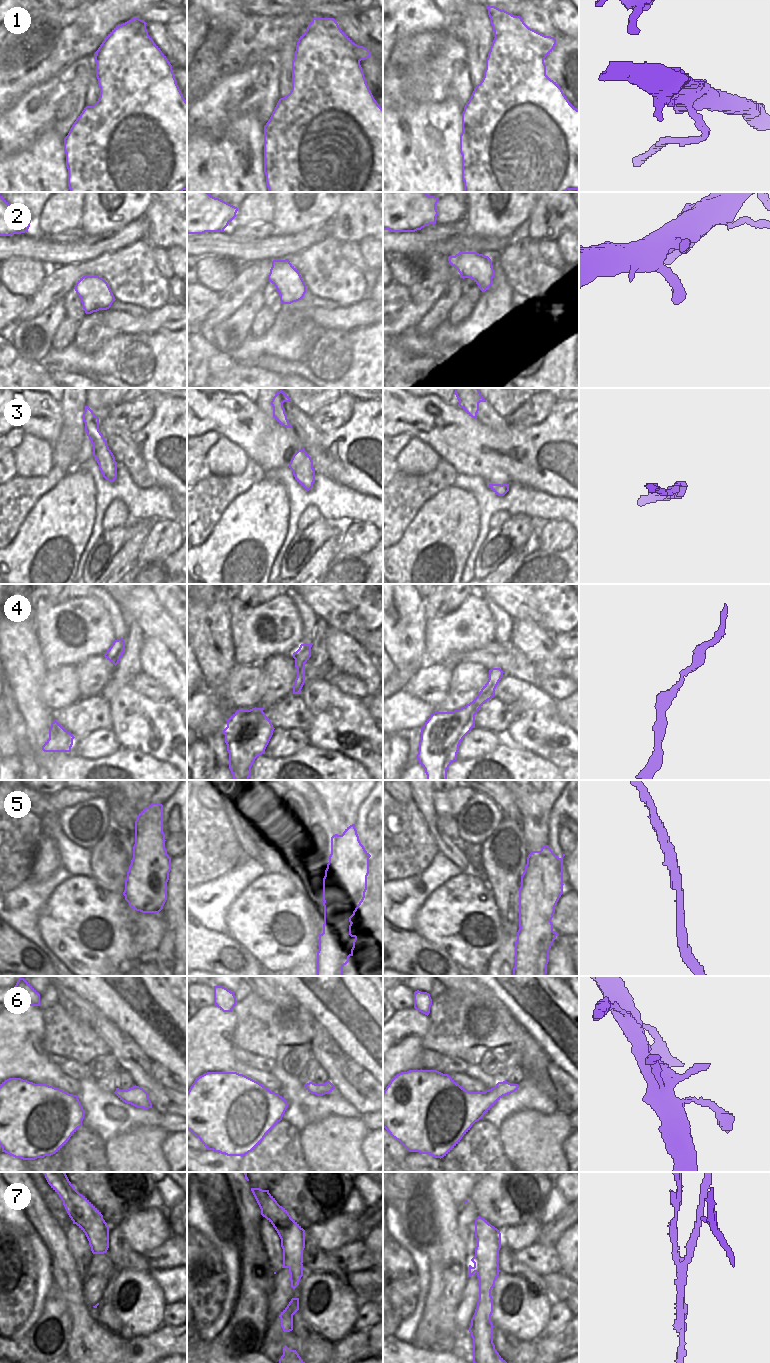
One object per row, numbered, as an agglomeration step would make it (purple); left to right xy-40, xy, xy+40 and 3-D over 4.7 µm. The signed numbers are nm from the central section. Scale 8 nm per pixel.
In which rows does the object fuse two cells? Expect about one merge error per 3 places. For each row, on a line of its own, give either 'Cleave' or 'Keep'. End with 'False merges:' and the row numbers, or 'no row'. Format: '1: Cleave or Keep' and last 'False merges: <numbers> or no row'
1: Cleave
2: Keep
3: Keep
4: Keep
5: Keep
6: Keep
7: Cleave
False merges: 1, 7.

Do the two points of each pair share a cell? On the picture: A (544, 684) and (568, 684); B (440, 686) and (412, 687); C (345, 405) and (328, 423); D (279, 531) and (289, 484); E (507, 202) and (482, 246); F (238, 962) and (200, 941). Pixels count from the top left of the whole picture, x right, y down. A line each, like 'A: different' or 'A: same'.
A: same
B: same
C: same
D: different
E: different
F: same

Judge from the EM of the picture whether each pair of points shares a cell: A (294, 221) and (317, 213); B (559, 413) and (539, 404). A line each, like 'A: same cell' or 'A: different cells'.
A: same cell
B: different cells

